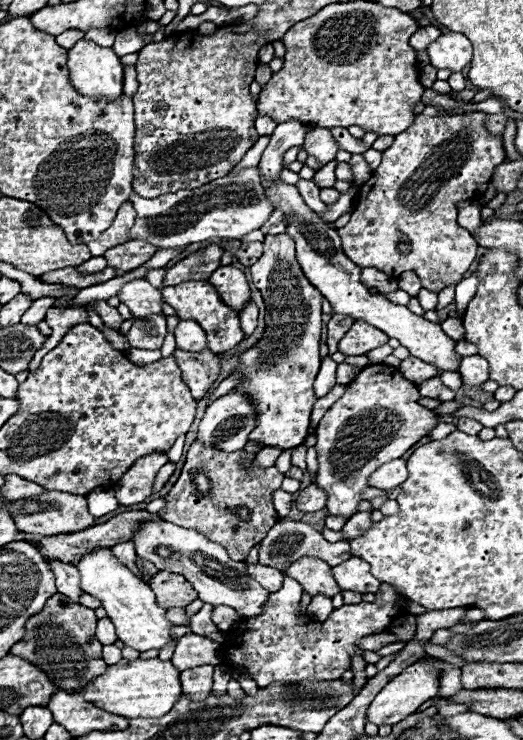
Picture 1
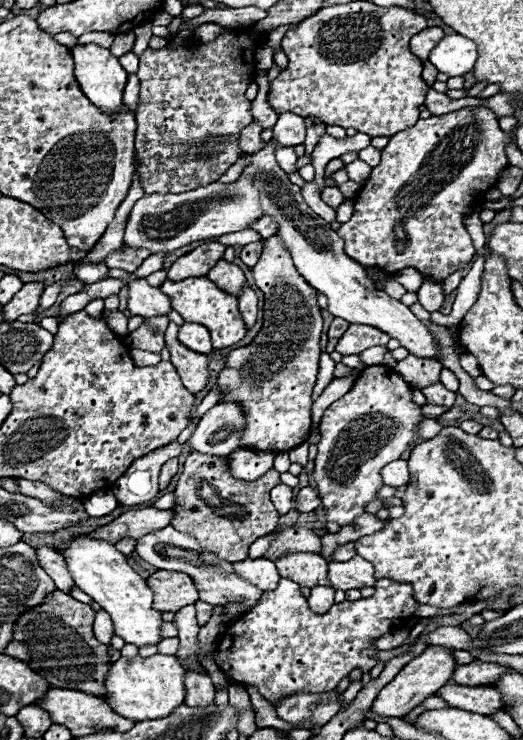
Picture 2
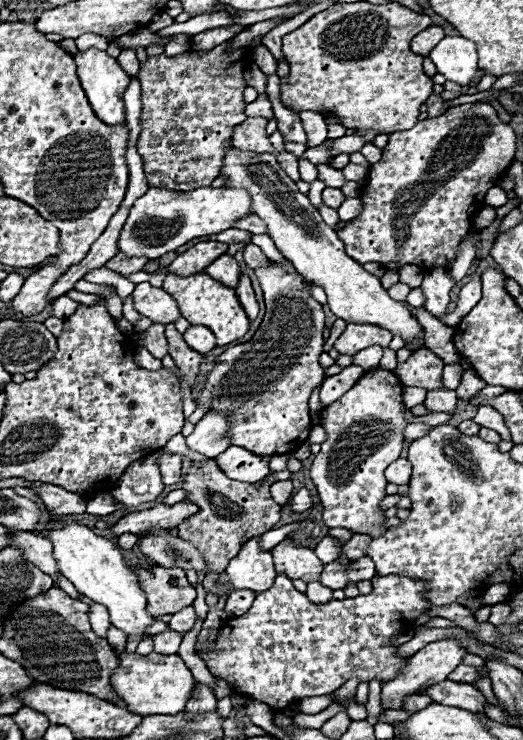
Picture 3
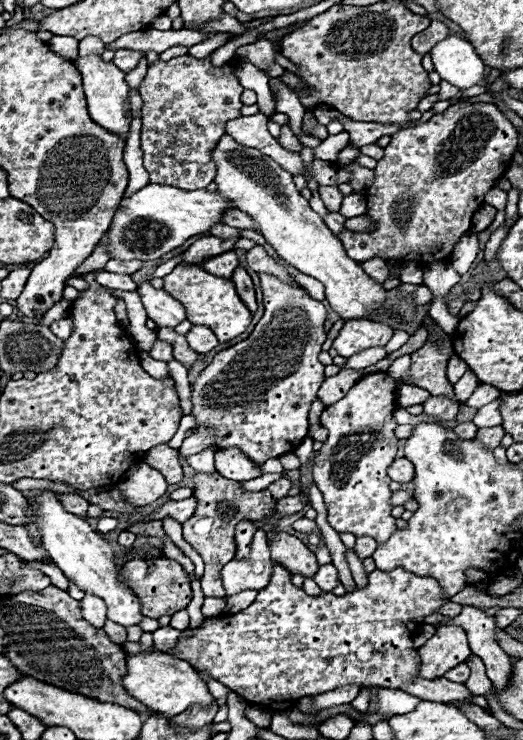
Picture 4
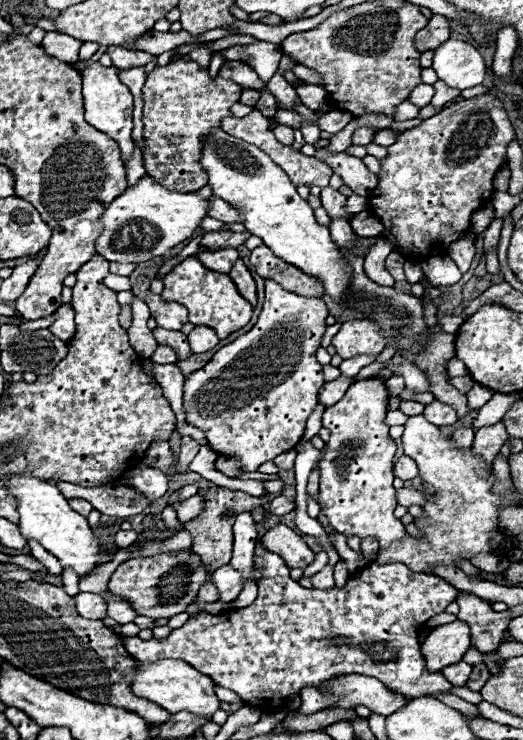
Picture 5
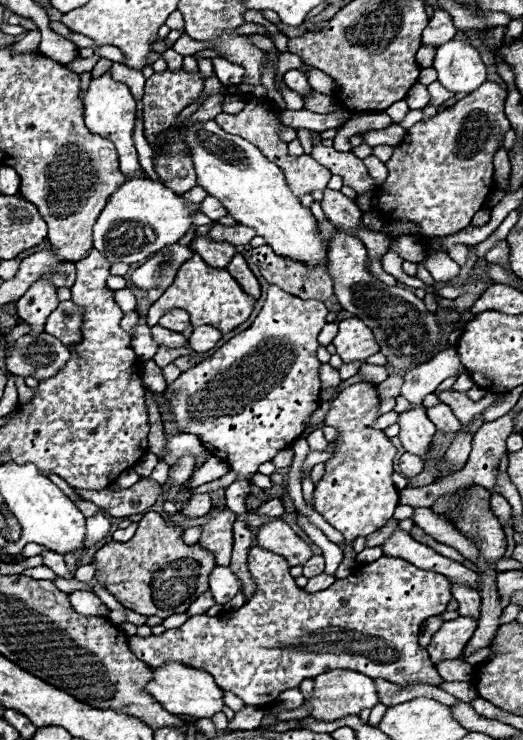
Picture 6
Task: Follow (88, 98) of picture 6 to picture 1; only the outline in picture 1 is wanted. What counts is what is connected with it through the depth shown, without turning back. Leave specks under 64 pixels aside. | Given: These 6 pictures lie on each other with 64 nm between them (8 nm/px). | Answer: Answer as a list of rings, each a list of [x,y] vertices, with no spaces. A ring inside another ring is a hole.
[[[78,40],[74,48],[68,50],[68,68],[70,68],[70,82],[80,94],[108,102],[120,98],[124,66],[112,48],[102,48],[90,40]]]

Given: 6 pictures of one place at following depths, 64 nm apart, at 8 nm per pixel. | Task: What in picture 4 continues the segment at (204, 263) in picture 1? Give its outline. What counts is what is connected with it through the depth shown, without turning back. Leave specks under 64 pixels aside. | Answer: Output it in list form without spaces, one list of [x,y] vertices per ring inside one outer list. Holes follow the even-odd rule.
[[[204,236],[204,238],[196,240],[196,242],[186,250],[184,262],[202,264],[206,258],[212,258],[212,256],[216,256],[216,254],[222,254],[222,252],[232,250],[236,242],[238,242],[238,238],[222,240],[222,238],[216,238],[216,236]]]

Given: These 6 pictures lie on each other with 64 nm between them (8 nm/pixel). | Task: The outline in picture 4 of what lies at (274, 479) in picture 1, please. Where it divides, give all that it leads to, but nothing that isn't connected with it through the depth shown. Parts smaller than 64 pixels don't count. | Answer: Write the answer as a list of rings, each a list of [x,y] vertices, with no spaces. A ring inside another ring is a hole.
[[[196,474],[194,476],[194,496],[198,500],[196,514],[182,524],[184,540],[192,544],[192,548],[202,556],[206,570],[200,578],[202,592],[206,598],[224,598],[224,588],[220,584],[220,570],[226,562],[234,560],[236,544],[234,544],[234,528],[240,520],[250,518],[256,524],[264,524],[270,516],[274,516],[274,498],[268,490],[262,492],[246,492],[238,482],[228,482],[220,474]]]

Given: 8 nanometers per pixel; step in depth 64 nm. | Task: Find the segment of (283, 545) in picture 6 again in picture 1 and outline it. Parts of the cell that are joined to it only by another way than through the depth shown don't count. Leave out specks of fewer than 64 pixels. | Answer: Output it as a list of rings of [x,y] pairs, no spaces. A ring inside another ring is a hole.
[[[310,556],[298,558],[284,570],[284,576],[296,578],[296,582],[300,582],[302,588],[312,596],[320,592],[326,596],[334,596],[340,592],[338,584],[332,578],[332,566],[328,566],[318,558],[310,558]]]

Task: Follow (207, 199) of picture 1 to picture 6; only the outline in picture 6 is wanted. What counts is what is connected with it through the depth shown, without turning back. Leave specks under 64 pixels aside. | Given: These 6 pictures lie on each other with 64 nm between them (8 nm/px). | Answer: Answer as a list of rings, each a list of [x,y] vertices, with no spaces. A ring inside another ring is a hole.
[[[150,178],[126,180],[114,194],[110,194],[104,210],[94,224],[94,248],[110,264],[134,264],[146,260],[166,244],[178,242],[190,228],[190,212],[200,210],[200,204],[192,204],[170,188]]]

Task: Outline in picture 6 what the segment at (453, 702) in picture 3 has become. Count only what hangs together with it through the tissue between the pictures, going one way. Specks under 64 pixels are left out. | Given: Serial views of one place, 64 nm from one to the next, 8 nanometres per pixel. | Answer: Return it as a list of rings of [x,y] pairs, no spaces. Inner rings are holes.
[[[258,546],[248,552],[248,570],[256,590],[242,608],[226,612],[220,618],[206,614],[190,616],[180,628],[166,630],[160,636],[130,636],[130,650],[150,666],[180,662],[184,666],[210,672],[222,690],[234,692],[246,706],[260,708],[270,708],[280,692],[296,688],[304,678],[316,678],[318,674],[336,668],[360,670],[370,678],[384,678],[402,686],[412,682],[438,686],[442,682],[434,664],[428,662],[428,652],[418,644],[418,632],[426,618],[444,612],[448,606],[452,586],[446,576],[416,568],[404,558],[382,556],[376,562],[354,568],[350,576],[336,580],[330,588],[318,594],[306,594],[290,576],[288,562]]]

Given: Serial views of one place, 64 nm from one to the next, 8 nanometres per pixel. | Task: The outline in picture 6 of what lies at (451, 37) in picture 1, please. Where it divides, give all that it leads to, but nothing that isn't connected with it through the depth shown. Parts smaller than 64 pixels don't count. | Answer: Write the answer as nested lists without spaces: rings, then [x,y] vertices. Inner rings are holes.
[[[452,40],[438,48],[434,58],[438,82],[450,92],[474,92],[486,82],[486,66],[474,46]]]

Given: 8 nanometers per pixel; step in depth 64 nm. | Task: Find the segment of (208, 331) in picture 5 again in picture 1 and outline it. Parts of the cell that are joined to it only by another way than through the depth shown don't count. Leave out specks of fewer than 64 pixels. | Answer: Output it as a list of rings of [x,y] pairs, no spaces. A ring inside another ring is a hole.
[[[180,320],[180,324],[174,330],[176,334],[176,348],[190,350],[190,352],[202,352],[208,348],[206,334],[200,324],[194,320]]]

